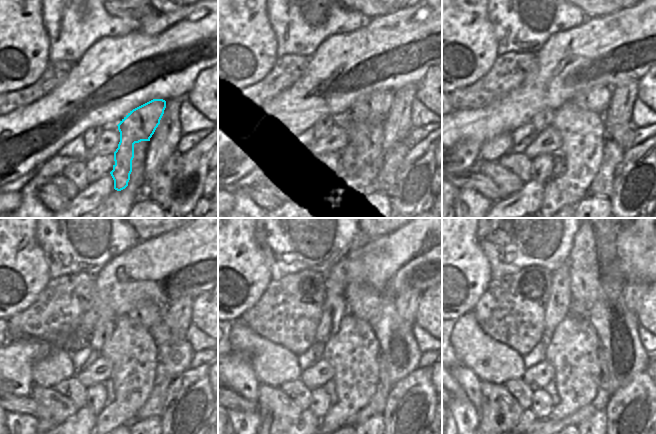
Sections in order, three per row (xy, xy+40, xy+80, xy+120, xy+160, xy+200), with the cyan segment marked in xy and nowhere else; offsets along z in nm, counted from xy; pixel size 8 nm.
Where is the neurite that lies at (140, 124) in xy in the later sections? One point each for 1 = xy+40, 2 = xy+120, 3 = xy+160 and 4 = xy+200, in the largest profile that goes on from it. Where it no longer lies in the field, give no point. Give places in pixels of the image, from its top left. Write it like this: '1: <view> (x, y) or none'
1: xy+40 (372, 110)
2: xy+120 (146, 313)
3: xy+160 (365, 304)
4: xy+200 (583, 260)

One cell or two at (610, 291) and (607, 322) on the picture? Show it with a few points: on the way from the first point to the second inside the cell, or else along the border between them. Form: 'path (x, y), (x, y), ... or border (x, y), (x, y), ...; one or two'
path (610, 299), (608, 314); one

